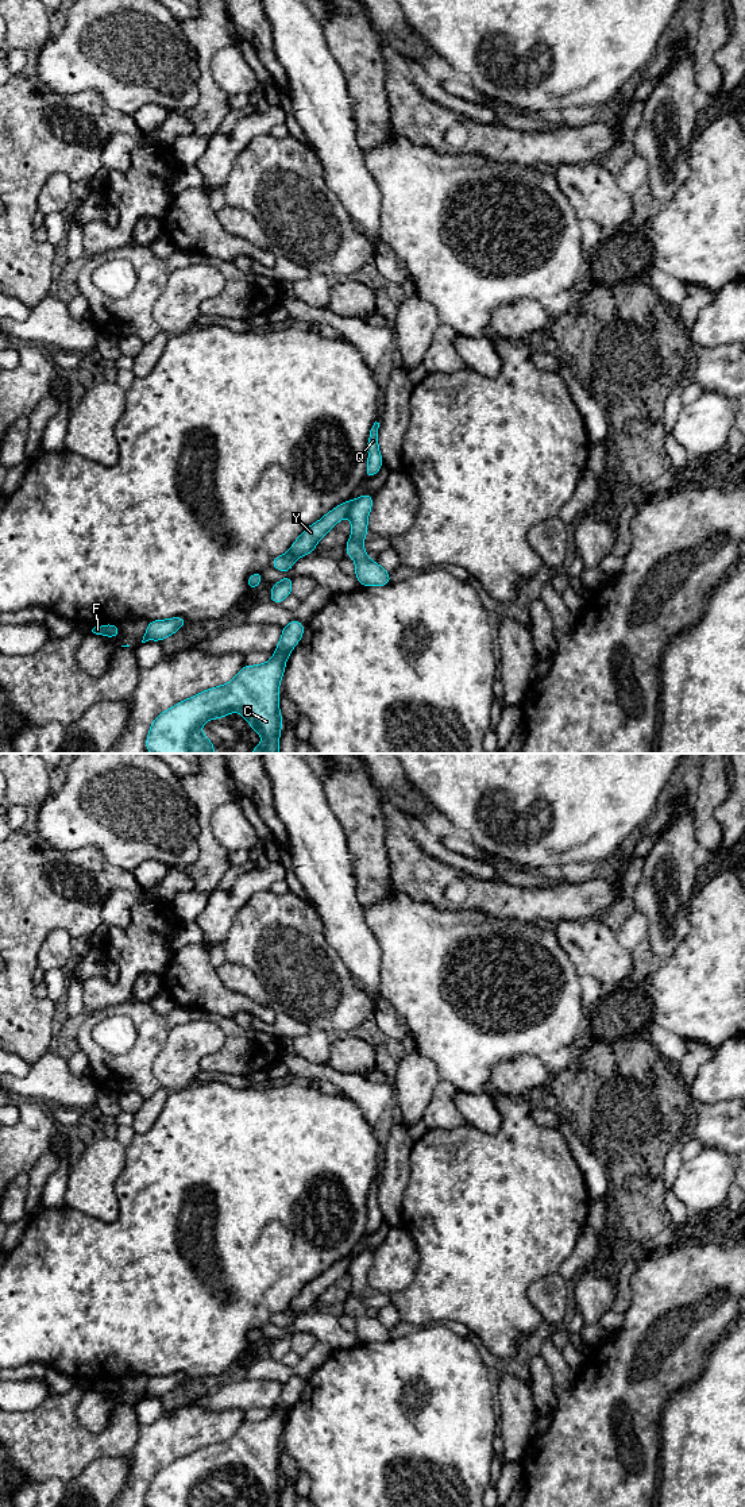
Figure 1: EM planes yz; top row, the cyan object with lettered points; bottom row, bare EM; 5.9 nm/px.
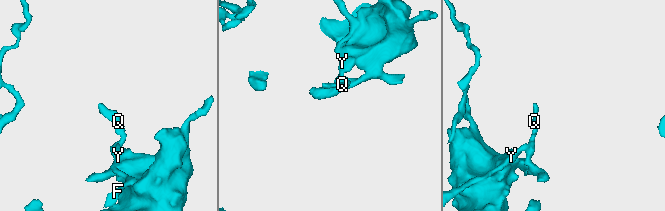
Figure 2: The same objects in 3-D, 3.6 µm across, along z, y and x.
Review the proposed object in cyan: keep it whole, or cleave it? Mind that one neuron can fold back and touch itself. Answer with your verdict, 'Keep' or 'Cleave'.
Cleave

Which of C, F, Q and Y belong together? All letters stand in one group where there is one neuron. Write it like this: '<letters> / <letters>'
C Q / F Y

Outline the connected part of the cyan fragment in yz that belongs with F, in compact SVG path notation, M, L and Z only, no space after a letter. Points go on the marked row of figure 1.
M105 624L105 625L94 627L92 632L100 636L117 637L120 635L120 628L119 625Z

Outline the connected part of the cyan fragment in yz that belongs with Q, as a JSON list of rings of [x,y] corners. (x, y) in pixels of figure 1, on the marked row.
[[[375,421],[368,435],[367,440],[368,462],[364,478],[372,478],[383,466],[382,455],[378,447],[378,428],[379,423]]]

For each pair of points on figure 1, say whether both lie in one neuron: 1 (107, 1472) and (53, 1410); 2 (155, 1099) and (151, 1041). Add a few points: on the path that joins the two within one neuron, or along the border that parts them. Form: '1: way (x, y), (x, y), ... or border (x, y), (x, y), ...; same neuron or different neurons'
1: border (127, 1453), (96, 1457), (72, 1479); different neurons
2: border (159, 1086), (143, 1099); different neurons

